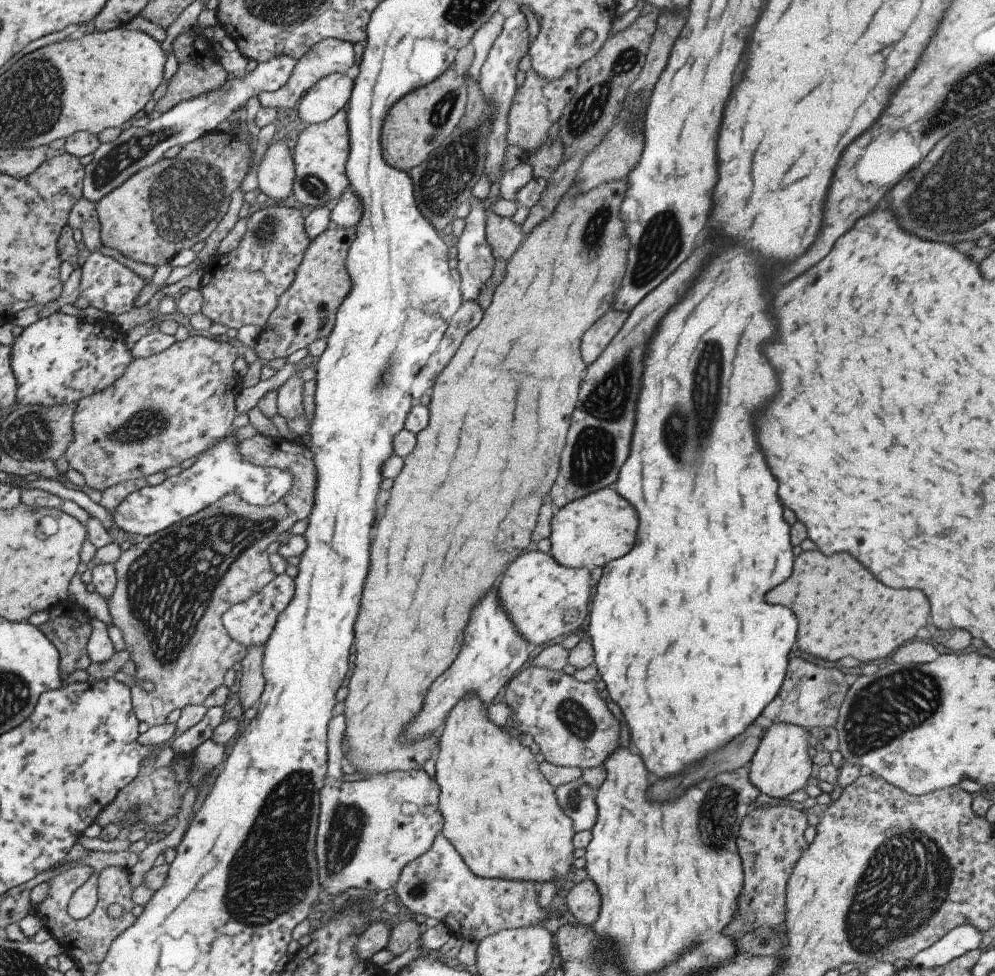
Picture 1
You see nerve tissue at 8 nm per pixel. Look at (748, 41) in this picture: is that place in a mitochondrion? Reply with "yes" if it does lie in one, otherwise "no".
no

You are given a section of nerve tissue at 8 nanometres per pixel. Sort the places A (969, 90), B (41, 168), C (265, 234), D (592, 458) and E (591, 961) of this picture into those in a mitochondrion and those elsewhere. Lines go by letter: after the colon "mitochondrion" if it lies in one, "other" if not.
A: mitochondrion
B: other
C: mitochondrion
D: mitochondrion
E: mitochondrion

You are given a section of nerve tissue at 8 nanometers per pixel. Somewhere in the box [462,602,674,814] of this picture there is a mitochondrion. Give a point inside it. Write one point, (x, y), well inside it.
(577, 722)

